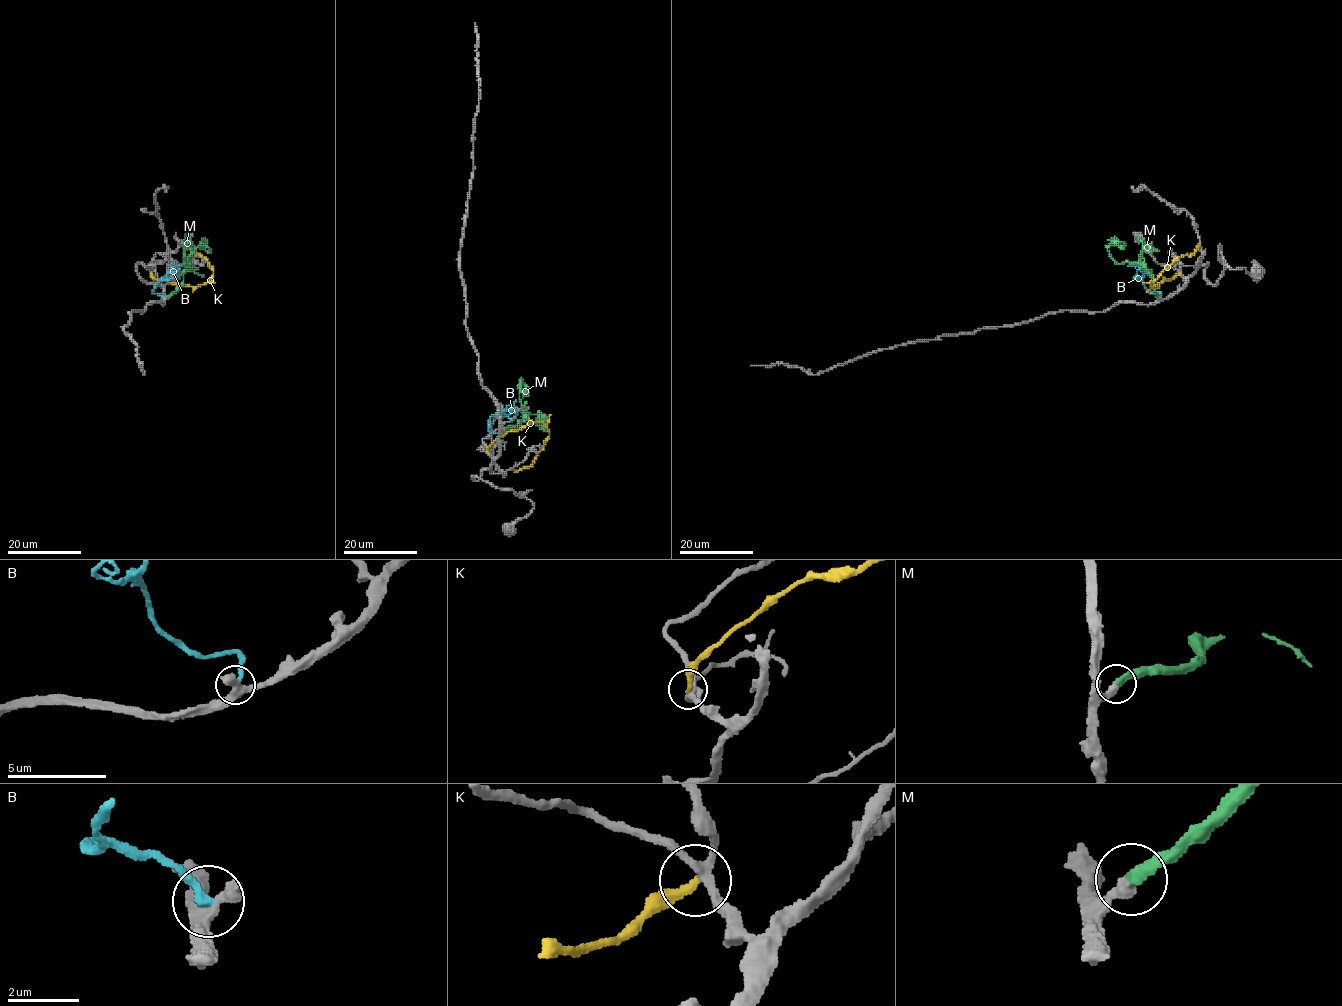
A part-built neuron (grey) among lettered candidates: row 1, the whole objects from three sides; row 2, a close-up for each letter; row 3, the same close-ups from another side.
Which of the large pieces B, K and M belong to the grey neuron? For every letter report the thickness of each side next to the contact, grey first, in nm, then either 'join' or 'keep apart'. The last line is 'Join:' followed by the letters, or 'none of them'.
B: 440/260 nm | keep apart
K: 220/240 nm | keep apart
M: 360/400 nm | join
Join: M

